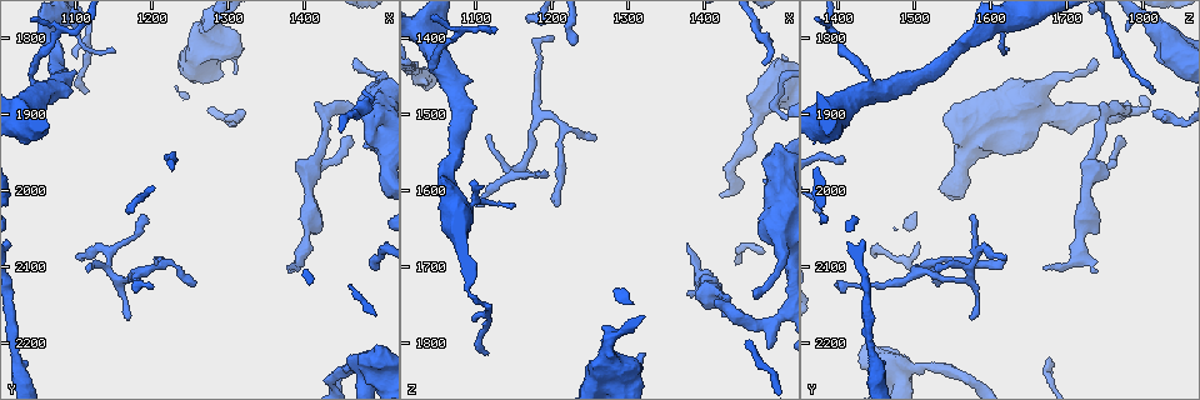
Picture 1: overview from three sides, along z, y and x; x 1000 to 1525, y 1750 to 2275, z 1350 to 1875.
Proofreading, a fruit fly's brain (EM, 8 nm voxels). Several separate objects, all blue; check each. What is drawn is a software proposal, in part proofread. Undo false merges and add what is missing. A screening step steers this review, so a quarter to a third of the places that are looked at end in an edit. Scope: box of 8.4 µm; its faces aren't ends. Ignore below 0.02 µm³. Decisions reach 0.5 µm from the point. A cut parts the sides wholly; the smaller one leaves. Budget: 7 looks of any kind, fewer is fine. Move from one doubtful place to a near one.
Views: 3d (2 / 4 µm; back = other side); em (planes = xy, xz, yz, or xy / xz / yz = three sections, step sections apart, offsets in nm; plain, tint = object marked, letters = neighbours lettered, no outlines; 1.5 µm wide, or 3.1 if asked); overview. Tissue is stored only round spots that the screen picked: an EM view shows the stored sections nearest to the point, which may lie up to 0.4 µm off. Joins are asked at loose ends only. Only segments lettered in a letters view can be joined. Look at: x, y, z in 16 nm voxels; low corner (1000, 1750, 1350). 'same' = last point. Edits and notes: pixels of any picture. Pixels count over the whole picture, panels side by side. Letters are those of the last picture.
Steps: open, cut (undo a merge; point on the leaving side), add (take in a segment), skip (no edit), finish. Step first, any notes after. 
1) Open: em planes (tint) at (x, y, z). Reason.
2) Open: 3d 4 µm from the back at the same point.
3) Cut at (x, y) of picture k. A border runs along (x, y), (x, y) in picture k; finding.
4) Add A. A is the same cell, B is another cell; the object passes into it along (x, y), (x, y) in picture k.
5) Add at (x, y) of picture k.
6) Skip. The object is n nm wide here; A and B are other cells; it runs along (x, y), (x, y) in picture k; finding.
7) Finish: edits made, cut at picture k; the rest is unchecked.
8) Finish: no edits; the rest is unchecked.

Open: em planes (letters) at (1485, 1890, 1805).

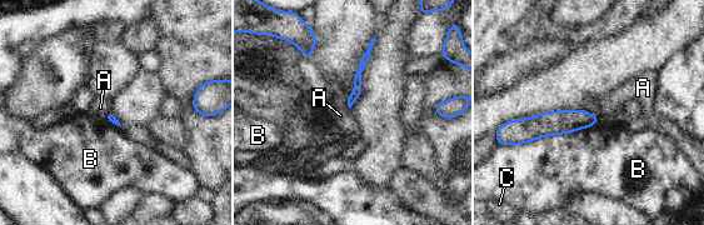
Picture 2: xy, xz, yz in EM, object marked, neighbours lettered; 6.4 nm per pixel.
Skip. A, B and C are other cells; it runs along (594, 119), (519, 124) in picture 2; none of them fits.

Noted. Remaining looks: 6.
Open: em xy step 4 (tint) at (1100, 2080, 1620). Branch stops here.

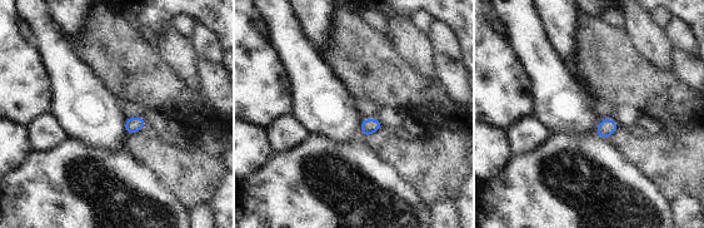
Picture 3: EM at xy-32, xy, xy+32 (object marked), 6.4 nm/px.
Open: em planes (letters) at the same point.

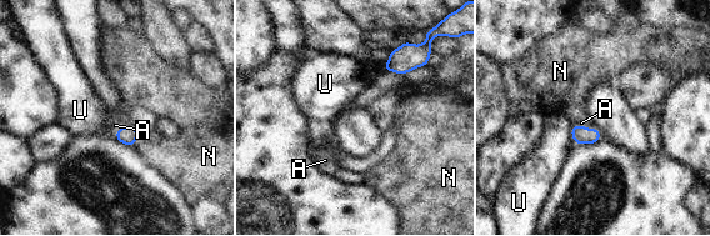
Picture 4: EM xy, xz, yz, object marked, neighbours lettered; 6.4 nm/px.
Add A. The object is 110 nm wide here; A is the same cell, N and U are other cells; the object passes into it along (581, 135), (590, 129), (581, 122) in picture 4; it goes on there.

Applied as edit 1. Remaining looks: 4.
Open: overview.

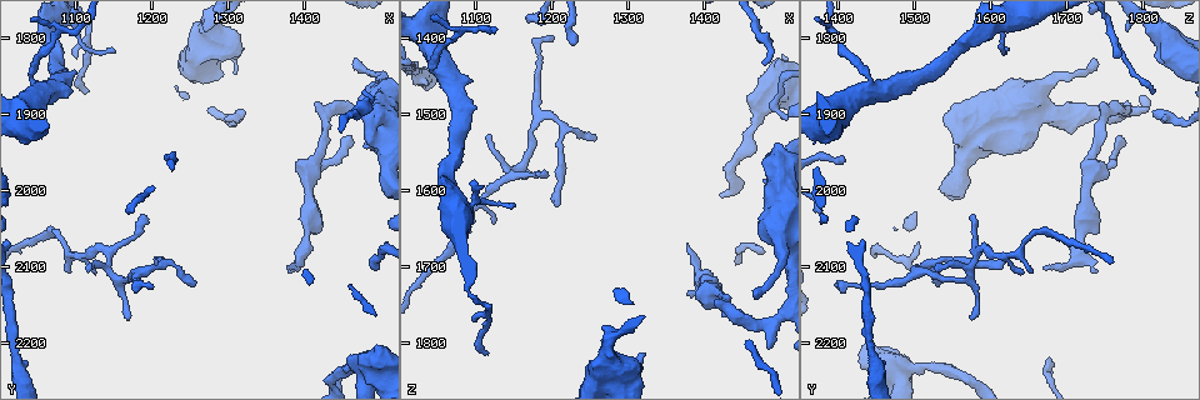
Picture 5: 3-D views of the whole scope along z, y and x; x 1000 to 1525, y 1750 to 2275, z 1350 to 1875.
Open: 3d 4 µm at (1255, 2120, 1530). Thin end.

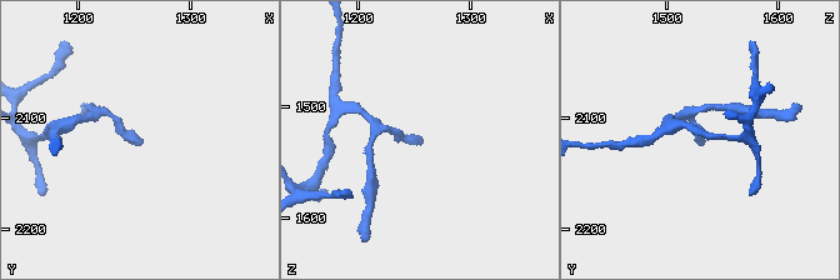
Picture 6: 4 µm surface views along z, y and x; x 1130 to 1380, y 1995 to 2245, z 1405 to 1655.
Open: em planes (letters) at (1254, 2120, 1532).

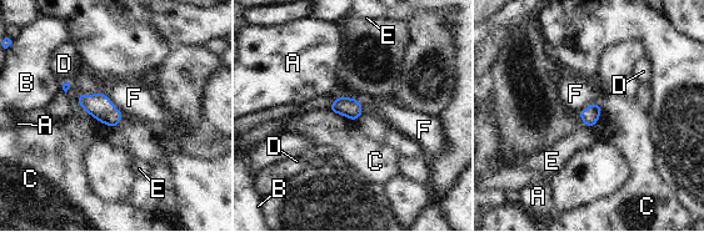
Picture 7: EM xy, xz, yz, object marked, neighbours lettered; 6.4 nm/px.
Skip. A, B, C, D, E and F are other cells; a border runs along (106, 96), (124, 115) in picture 7; none of them fits.

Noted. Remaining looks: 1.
Finish: edits made, add at picture 4; the rest is unchecked.

